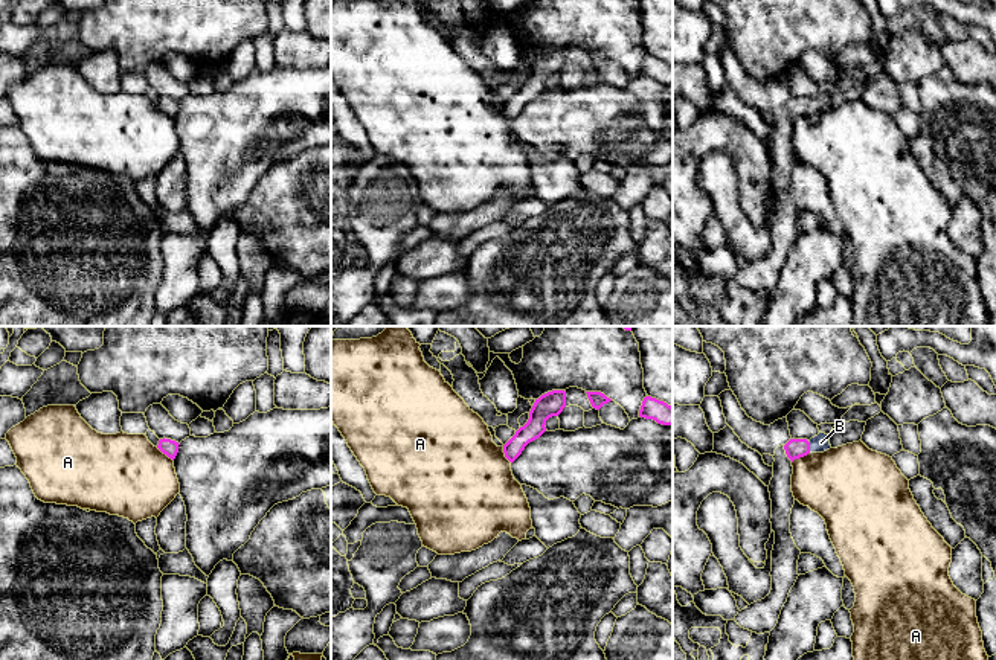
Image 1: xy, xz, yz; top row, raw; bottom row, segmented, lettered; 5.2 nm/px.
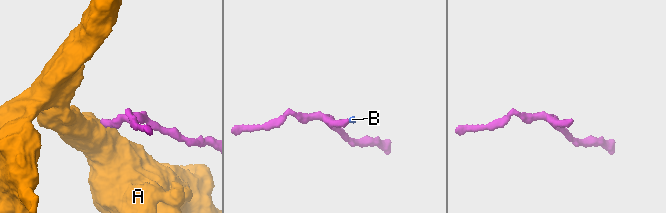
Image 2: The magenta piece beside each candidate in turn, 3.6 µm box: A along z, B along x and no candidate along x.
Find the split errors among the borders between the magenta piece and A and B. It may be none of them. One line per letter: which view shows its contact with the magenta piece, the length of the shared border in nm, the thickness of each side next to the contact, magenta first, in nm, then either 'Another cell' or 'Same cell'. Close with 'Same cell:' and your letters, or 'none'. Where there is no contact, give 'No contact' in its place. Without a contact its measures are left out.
A: Touches magenta in yz. Shared border 110 nm. Thickness 110 nm (magenta) against 380 nm. Another cell
B: Touches magenta in yz. Shared border 70 nm. Thickness 110 nm (magenta) against 90 nm. Same cell
Same cell: B

